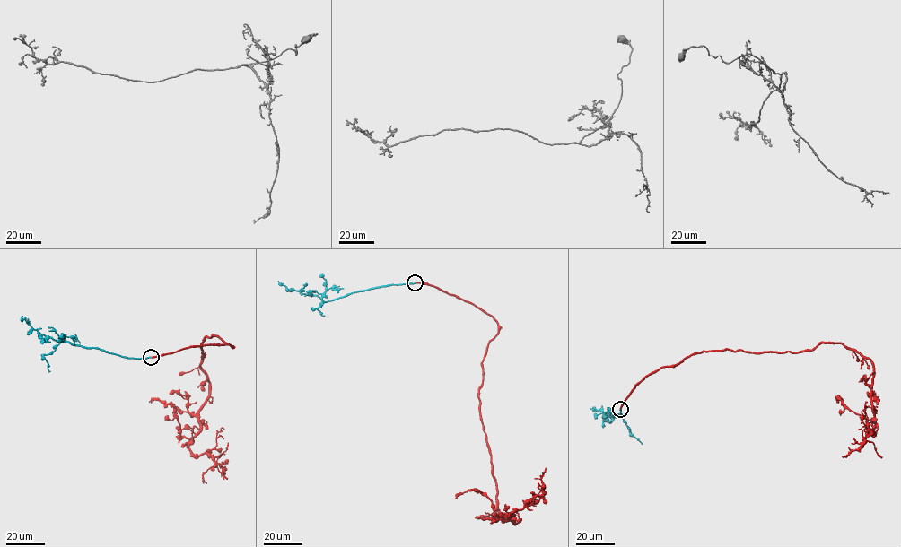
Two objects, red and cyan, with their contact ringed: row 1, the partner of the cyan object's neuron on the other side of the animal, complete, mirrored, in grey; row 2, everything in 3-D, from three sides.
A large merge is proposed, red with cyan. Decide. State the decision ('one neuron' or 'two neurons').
two neurons

